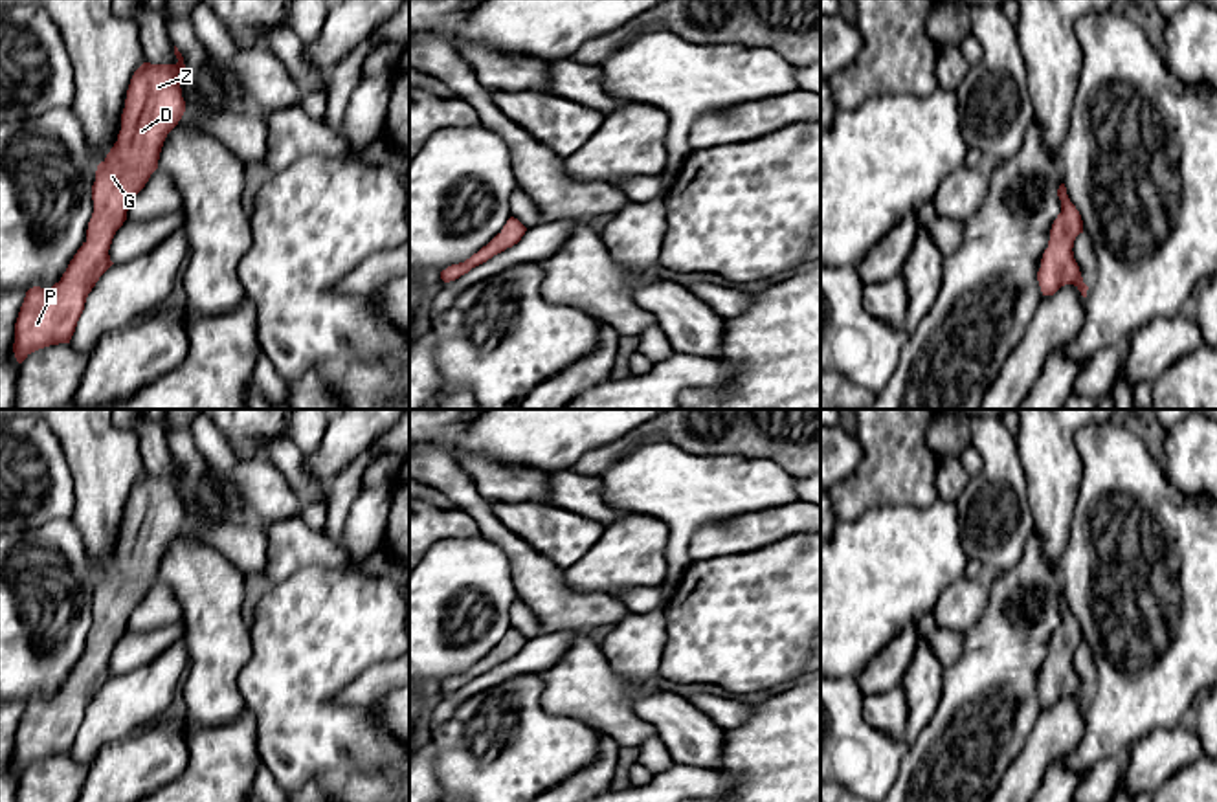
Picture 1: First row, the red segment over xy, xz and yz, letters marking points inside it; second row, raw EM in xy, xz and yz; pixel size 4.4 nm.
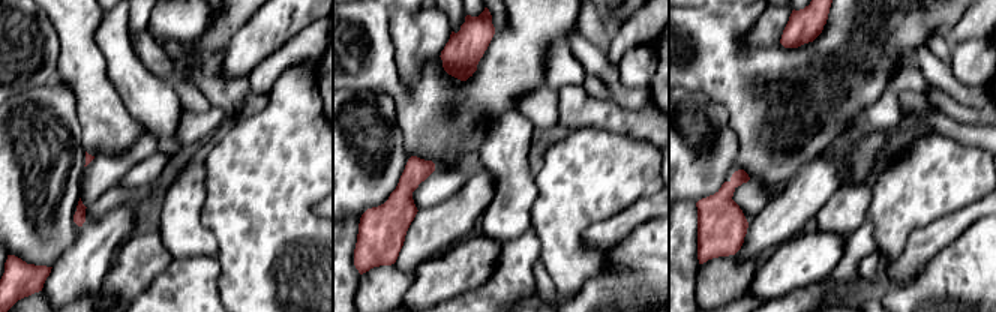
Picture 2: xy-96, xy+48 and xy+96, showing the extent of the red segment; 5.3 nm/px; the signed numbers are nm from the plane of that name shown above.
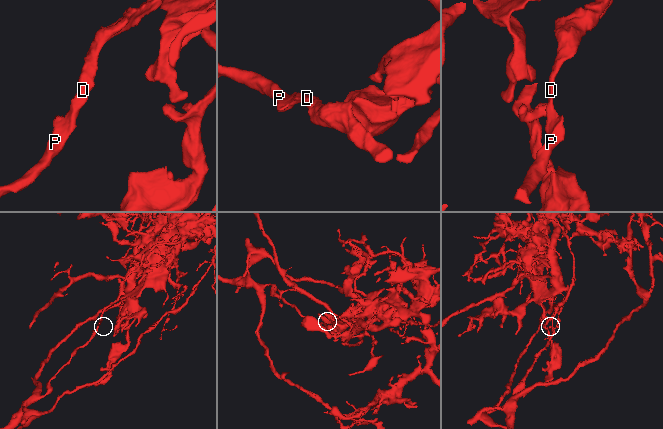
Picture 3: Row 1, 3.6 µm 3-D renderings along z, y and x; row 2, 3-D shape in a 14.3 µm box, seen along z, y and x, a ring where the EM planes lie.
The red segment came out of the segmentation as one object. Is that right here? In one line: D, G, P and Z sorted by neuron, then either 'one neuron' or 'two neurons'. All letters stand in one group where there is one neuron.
groups D G Z / P; two neurons

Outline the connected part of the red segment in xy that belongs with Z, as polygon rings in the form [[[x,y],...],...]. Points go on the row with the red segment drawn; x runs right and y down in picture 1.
[[[174,46],[176,64],[143,62],[132,75],[117,141],[97,165],[92,185],[94,213],[86,242],[108,251],[116,231],[127,220],[128,204],[158,169],[167,134],[185,112],[178,73],[184,57]]]

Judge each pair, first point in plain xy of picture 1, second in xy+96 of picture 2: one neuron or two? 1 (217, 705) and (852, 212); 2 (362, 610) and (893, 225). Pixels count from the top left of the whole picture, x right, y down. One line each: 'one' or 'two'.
1: one
2: one

